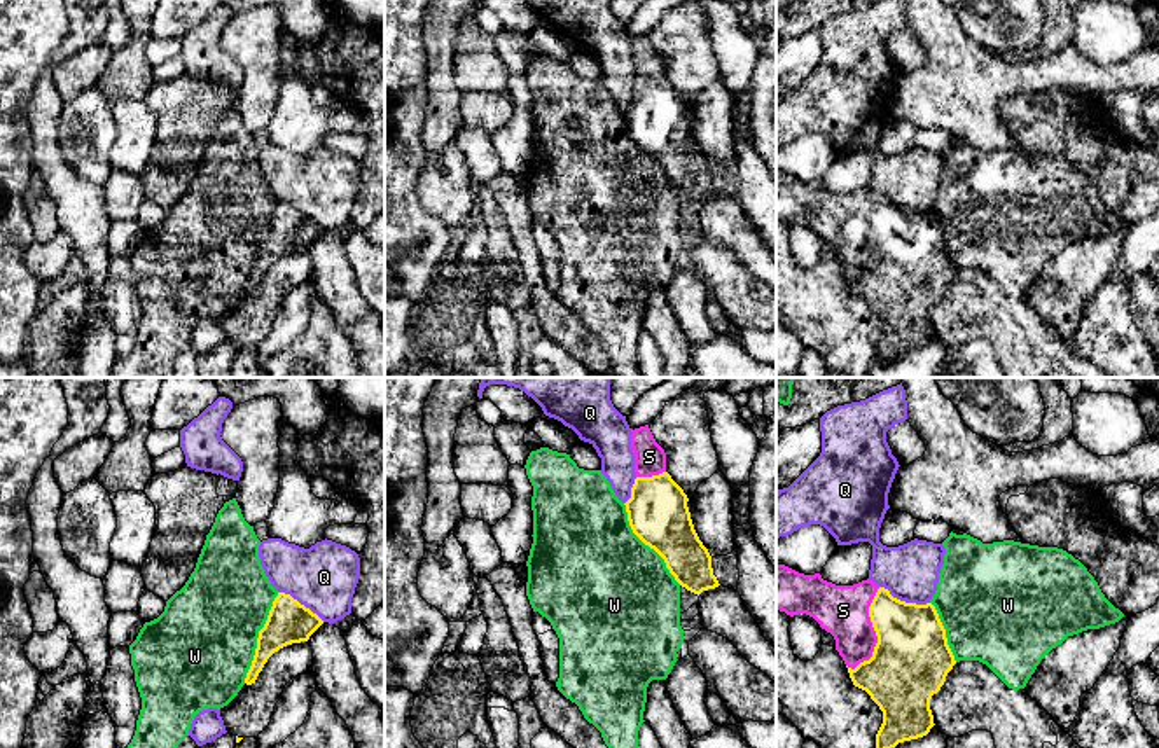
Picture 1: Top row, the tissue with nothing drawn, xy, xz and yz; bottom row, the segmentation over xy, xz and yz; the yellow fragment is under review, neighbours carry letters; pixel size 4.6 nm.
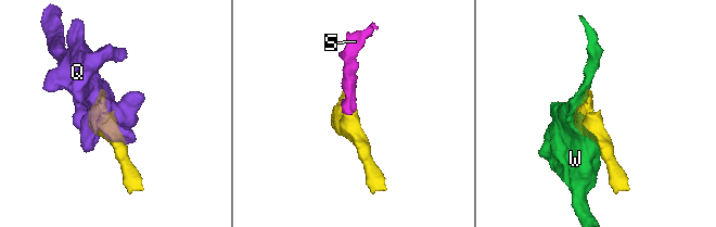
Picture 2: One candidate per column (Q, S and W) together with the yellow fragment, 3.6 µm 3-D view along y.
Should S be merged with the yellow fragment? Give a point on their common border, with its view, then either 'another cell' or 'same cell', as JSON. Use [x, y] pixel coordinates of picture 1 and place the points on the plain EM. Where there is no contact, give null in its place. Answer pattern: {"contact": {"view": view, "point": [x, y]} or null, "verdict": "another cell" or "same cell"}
{"contact": {"view": "yz", "point": [874, 238]}, "verdict": "same cell"}

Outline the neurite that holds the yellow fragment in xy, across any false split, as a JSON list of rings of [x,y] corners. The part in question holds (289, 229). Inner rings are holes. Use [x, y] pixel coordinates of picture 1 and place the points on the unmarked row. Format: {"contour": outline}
{"contour": [[[278,201],[264,236],[259,239],[257,257],[245,292],[255,292],[267,267],[280,257],[308,250],[323,229],[290,203]]]}

